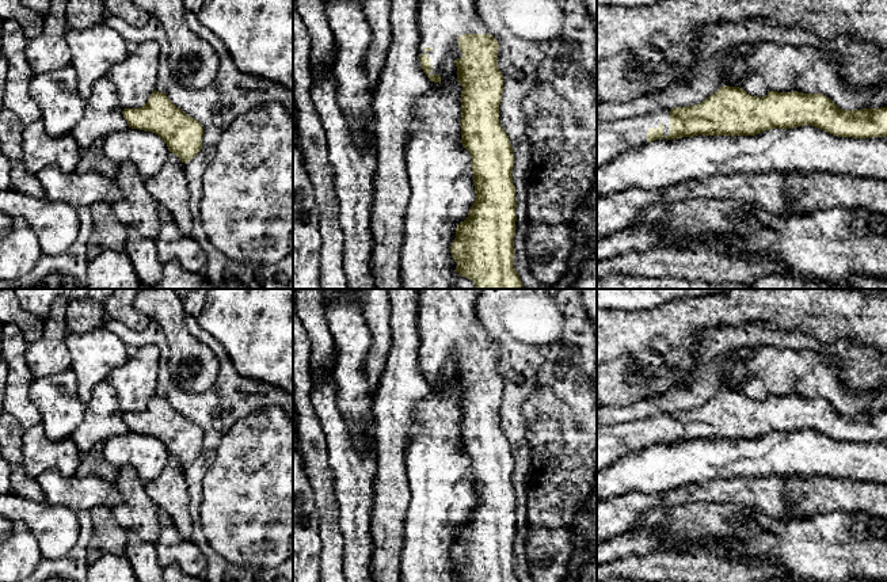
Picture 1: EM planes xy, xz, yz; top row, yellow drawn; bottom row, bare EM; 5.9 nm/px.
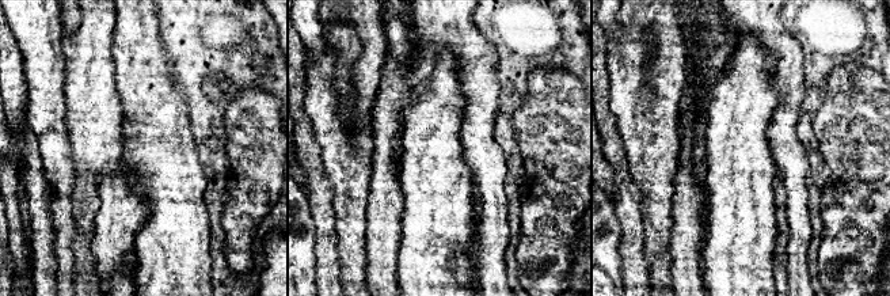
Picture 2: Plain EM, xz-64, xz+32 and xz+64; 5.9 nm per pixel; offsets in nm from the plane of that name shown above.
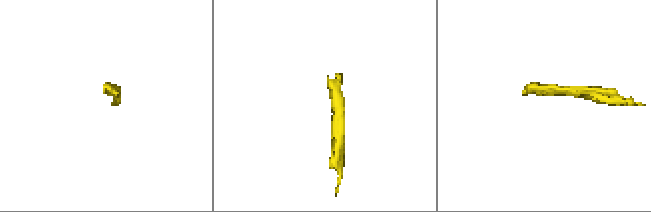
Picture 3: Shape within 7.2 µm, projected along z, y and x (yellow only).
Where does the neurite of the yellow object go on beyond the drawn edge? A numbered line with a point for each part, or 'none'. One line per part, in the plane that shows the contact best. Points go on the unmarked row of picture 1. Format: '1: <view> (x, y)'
1: yz (613, 441)

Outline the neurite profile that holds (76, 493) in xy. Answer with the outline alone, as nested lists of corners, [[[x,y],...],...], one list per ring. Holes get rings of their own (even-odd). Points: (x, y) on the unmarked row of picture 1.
[[[50,468],[35,479],[43,491],[45,502],[66,506],[76,513],[90,511],[96,506],[111,509],[122,501],[117,486],[99,476],[64,476],[57,469]]]

